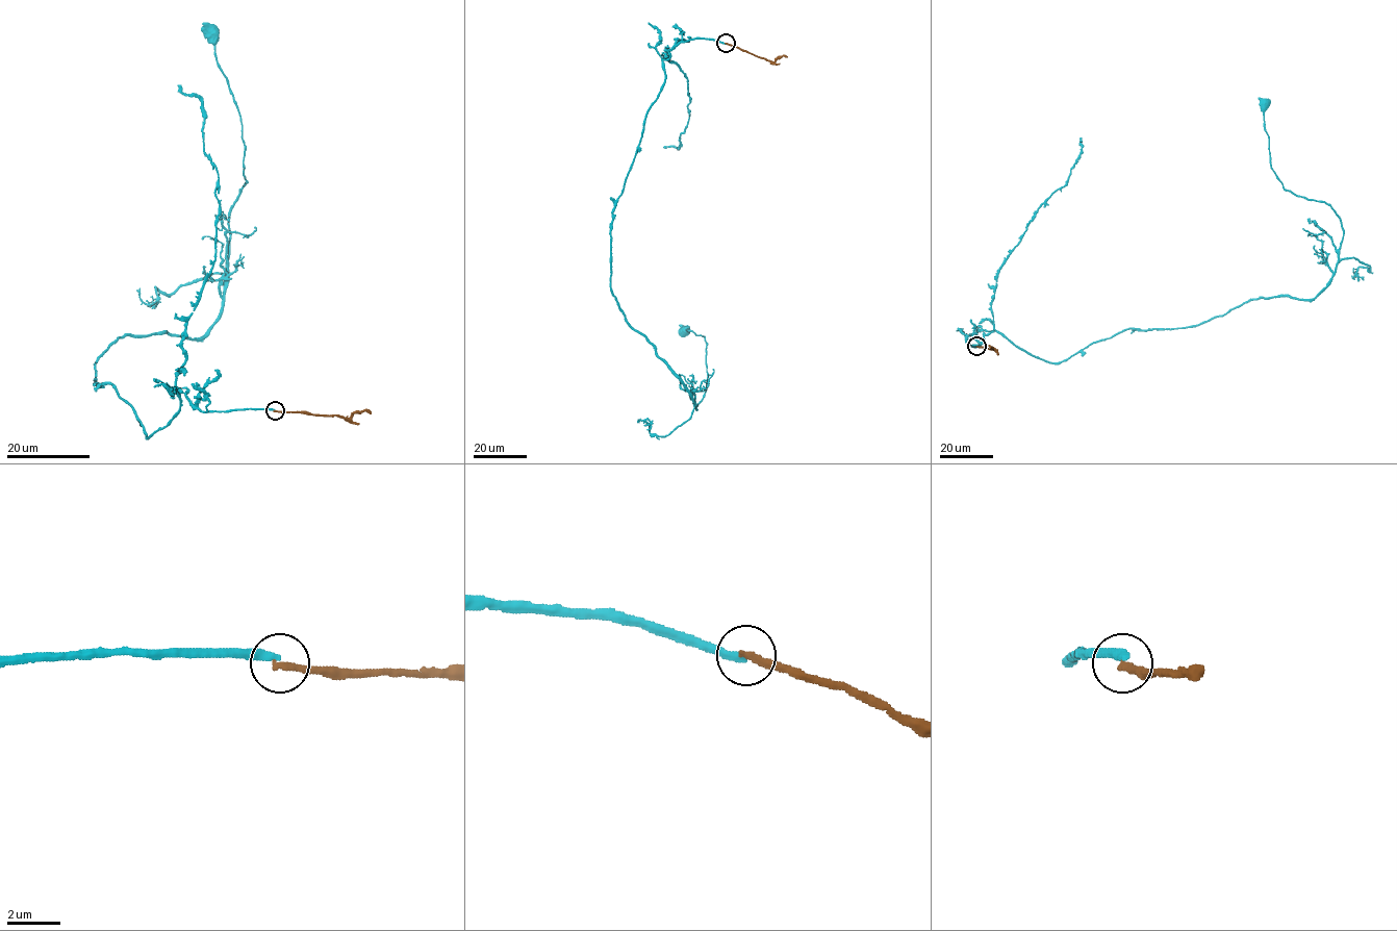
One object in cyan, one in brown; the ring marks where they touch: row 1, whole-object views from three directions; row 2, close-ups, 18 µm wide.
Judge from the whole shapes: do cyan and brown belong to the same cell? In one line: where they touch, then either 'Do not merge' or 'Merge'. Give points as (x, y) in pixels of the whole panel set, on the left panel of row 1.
Place: (275, 410). Do not merge

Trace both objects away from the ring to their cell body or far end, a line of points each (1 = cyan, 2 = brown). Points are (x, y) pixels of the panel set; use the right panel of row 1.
1: (976, 346), (998, 331), (1061, 362), (1128, 329), (1314, 298), (1331, 278), (1342, 223), (1284, 187), (1264, 104)
2: (976, 346), (995, 351), (990, 348)

